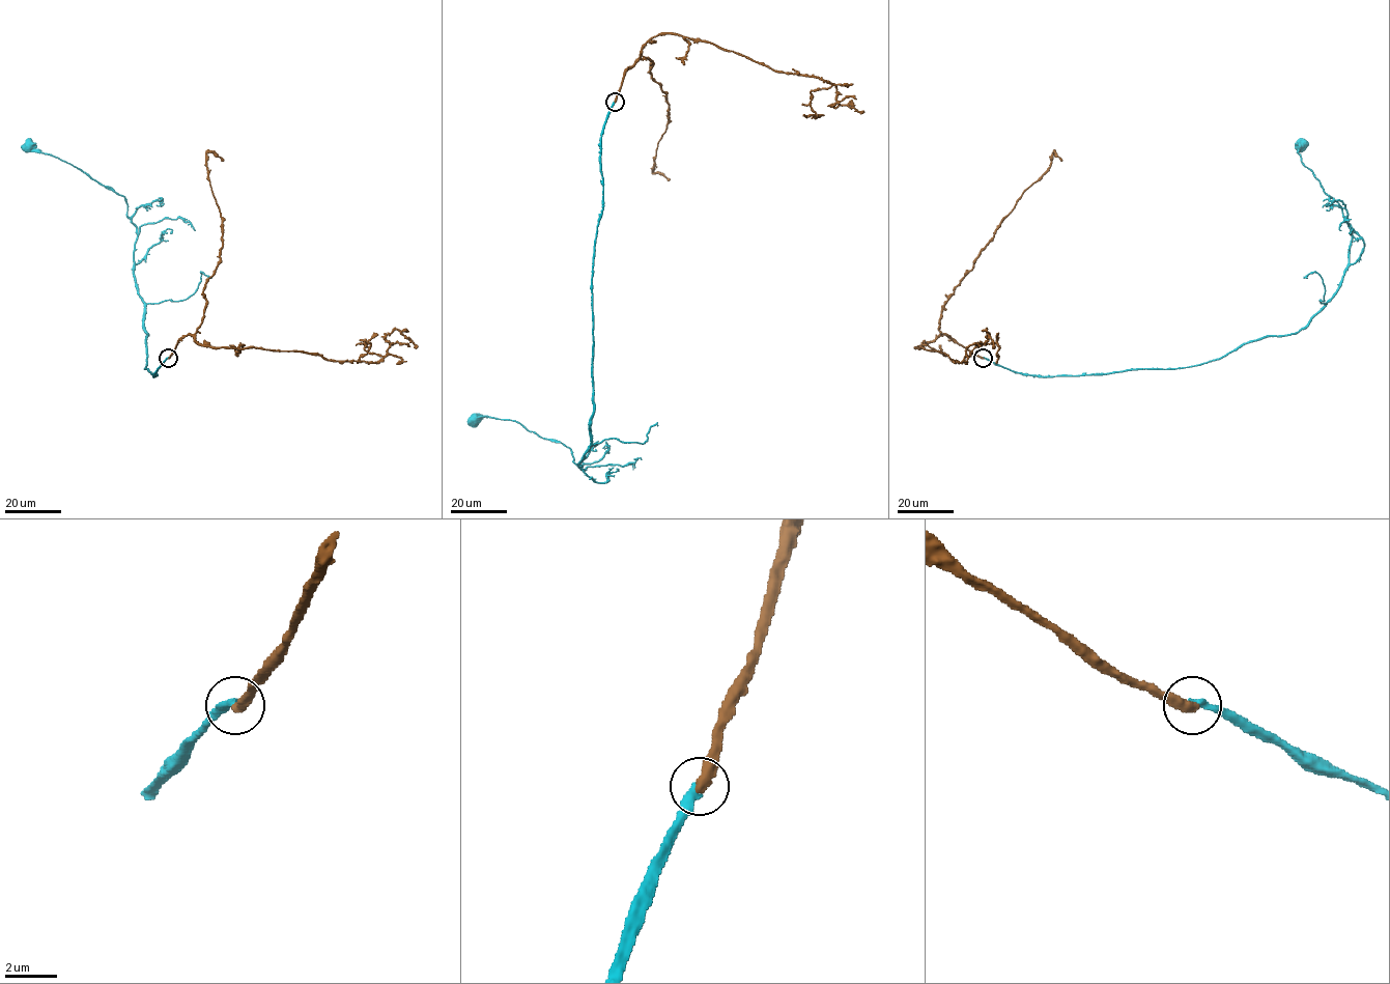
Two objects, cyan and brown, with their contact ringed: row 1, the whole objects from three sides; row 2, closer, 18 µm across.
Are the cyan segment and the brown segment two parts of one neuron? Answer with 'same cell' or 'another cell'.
another cell

